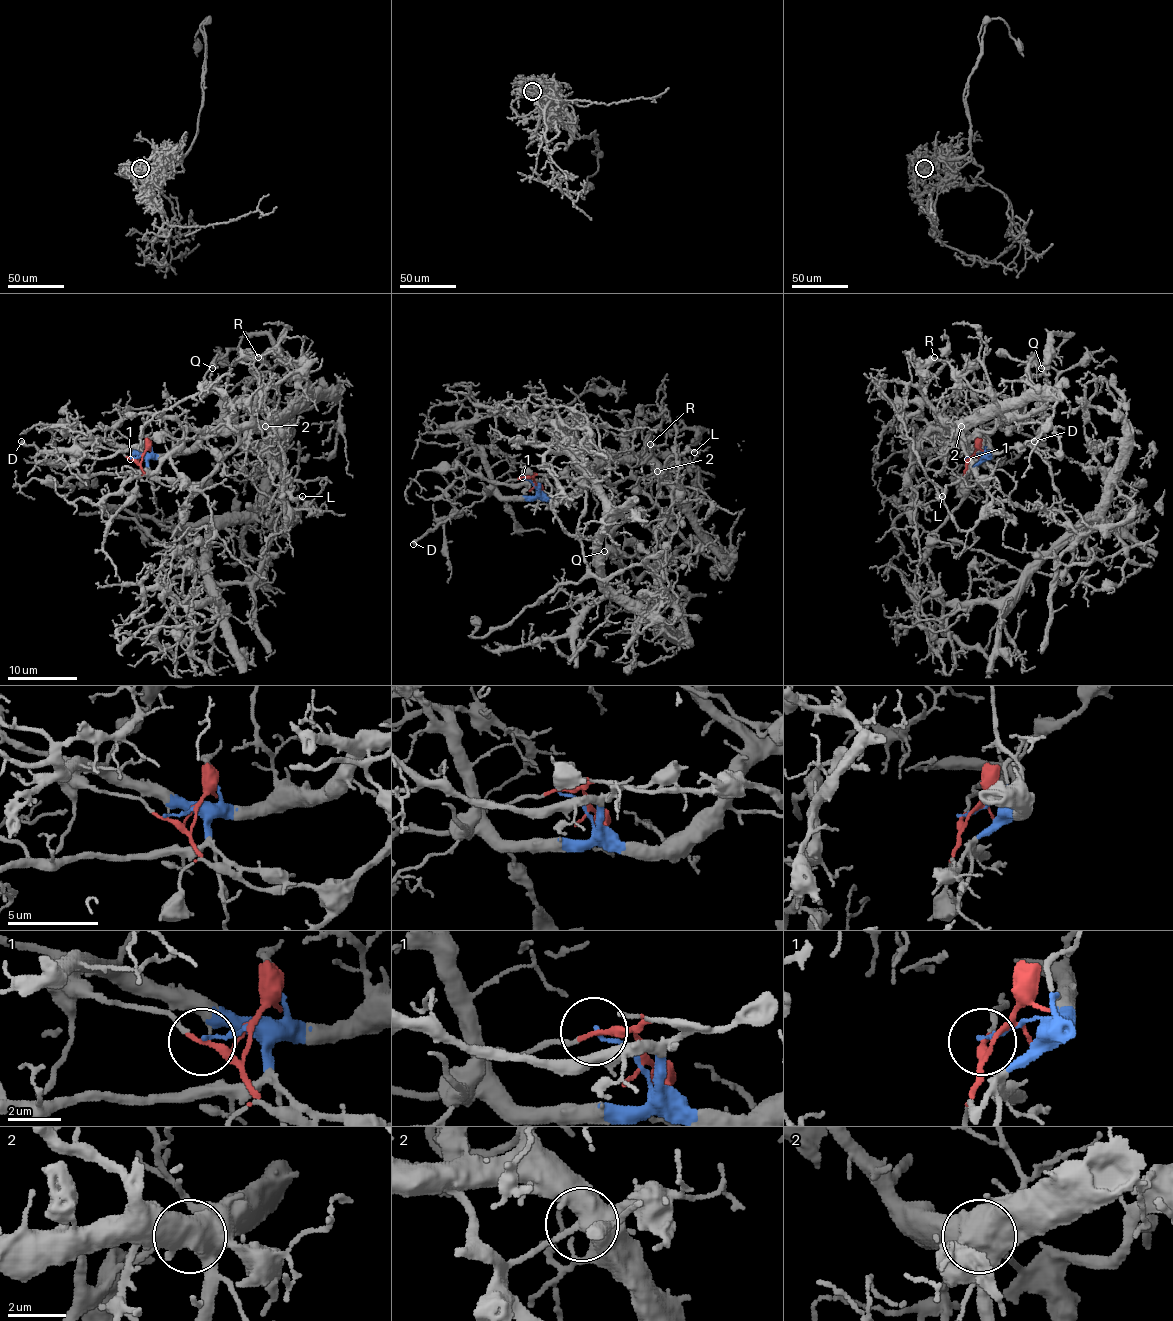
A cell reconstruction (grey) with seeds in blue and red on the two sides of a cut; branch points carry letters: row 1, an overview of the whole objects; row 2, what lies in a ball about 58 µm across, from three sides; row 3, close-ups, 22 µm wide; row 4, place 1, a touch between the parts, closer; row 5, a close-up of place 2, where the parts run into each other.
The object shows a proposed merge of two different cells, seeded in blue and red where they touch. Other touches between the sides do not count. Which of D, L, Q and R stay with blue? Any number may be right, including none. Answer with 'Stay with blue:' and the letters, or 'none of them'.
Stay with blue: L, Q, R

